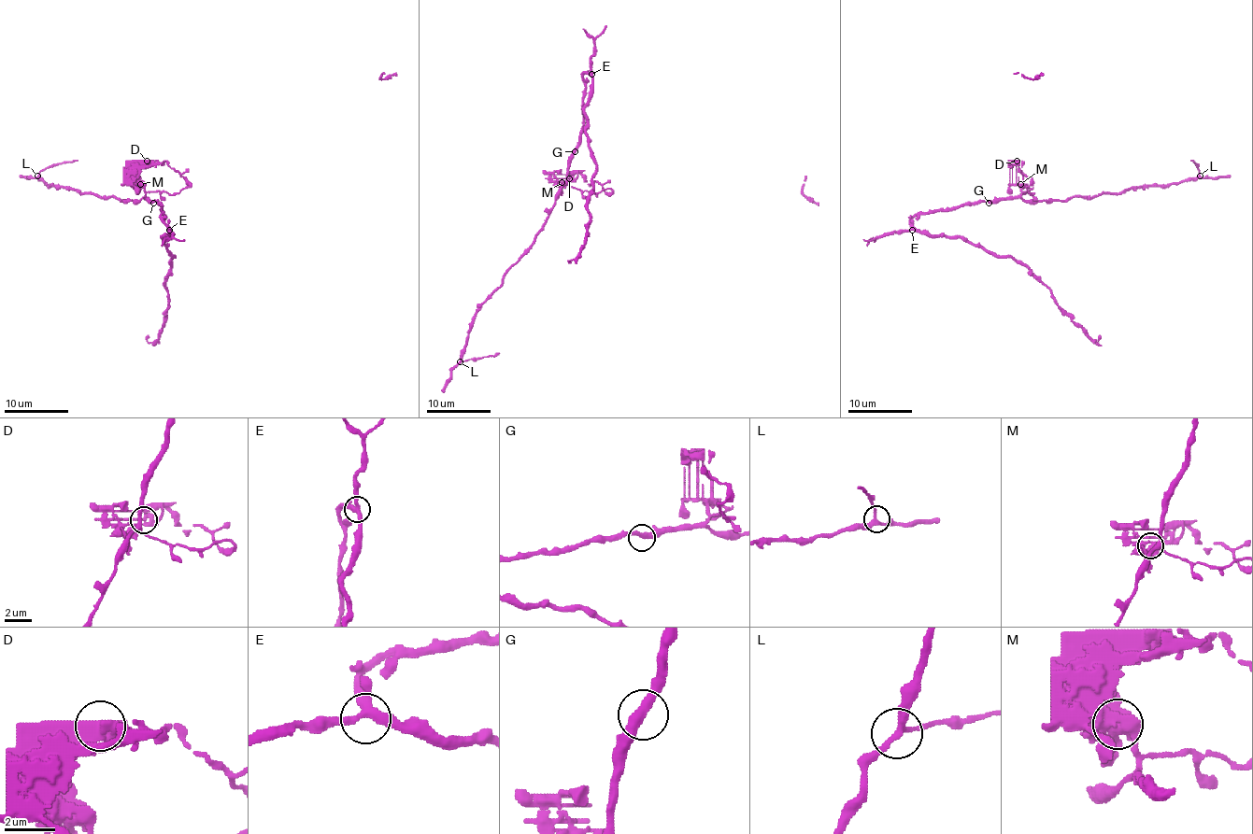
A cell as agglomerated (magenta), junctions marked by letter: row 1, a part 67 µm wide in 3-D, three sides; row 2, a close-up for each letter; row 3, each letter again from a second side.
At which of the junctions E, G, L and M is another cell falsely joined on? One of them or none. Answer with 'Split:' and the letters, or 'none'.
Split: M

